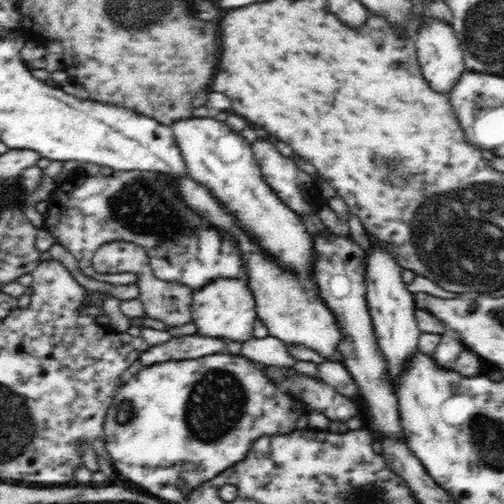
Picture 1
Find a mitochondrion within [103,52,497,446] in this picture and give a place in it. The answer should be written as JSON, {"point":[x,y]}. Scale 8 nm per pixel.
{"point":[141,208]}

